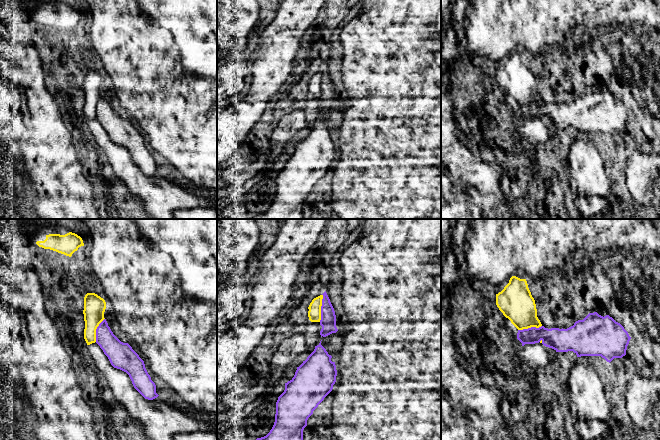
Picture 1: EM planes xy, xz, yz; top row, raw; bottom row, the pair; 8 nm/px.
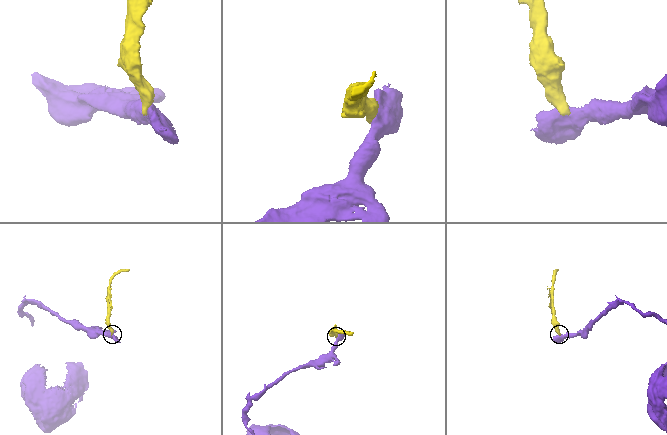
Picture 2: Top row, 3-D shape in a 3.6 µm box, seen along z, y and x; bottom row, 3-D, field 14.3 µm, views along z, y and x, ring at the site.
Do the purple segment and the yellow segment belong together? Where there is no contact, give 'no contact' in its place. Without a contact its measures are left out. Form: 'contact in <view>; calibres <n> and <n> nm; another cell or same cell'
contact in xz; calibres 130 and 110 nm; another cell

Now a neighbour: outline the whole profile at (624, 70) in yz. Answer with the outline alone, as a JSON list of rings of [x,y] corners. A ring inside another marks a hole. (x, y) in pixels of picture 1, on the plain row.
[[[626,58],[615,70],[618,77],[627,81],[630,85],[634,81],[633,70],[631,68],[631,59]]]

